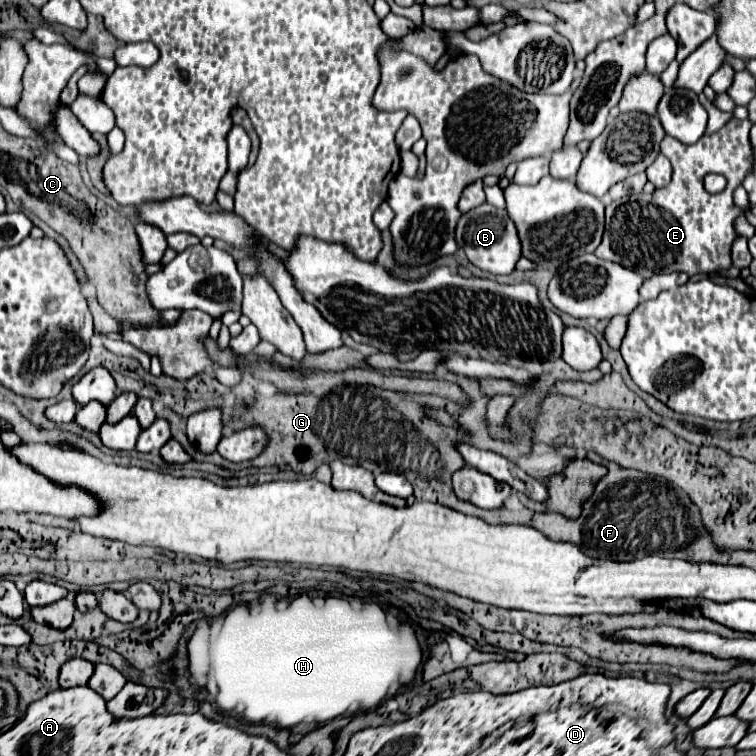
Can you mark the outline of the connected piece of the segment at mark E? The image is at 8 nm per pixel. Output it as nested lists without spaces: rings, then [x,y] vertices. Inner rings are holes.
[[[731,118],[719,132],[703,136],[693,146],[665,136],[661,142],[661,154],[667,156],[673,166],[671,184],[649,196],[633,194],[607,204],[603,242],[595,254],[601,260],[635,270],[643,278],[675,270],[693,276],[729,268],[729,248],[737,236],[733,220],[741,214],[741,208],[733,204],[733,190],[751,174],[755,158],[749,142],[749,130],[749,120]],[[711,172],[727,176],[727,188],[719,194],[709,194],[703,186],[703,176]]]

